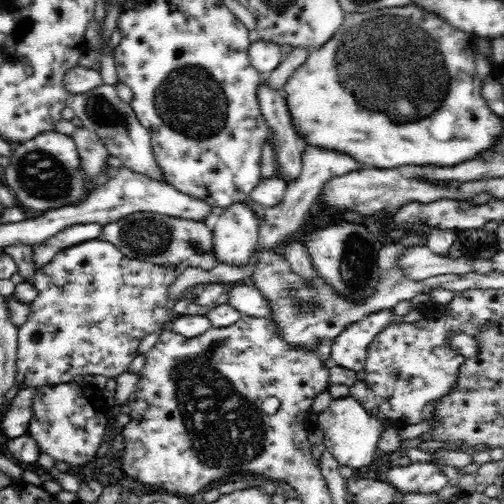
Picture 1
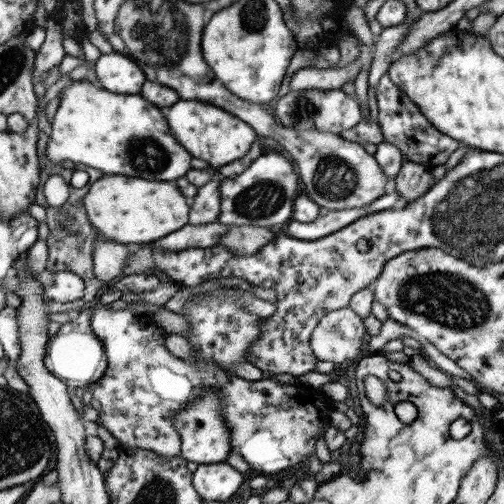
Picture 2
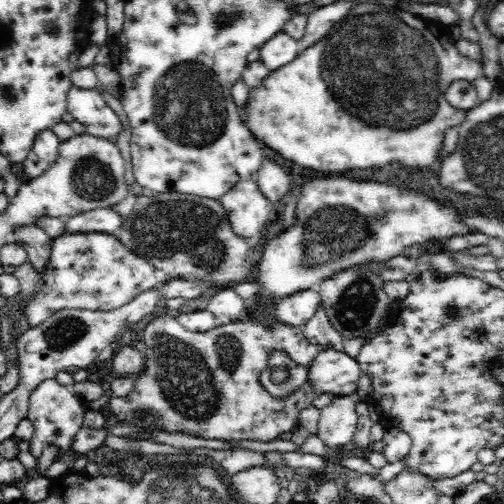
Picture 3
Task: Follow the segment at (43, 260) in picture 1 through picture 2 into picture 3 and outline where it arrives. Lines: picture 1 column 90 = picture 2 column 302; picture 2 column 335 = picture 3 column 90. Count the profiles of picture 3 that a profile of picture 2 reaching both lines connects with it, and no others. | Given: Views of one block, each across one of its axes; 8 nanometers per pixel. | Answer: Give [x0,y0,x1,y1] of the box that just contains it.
[66,208,124,234]

